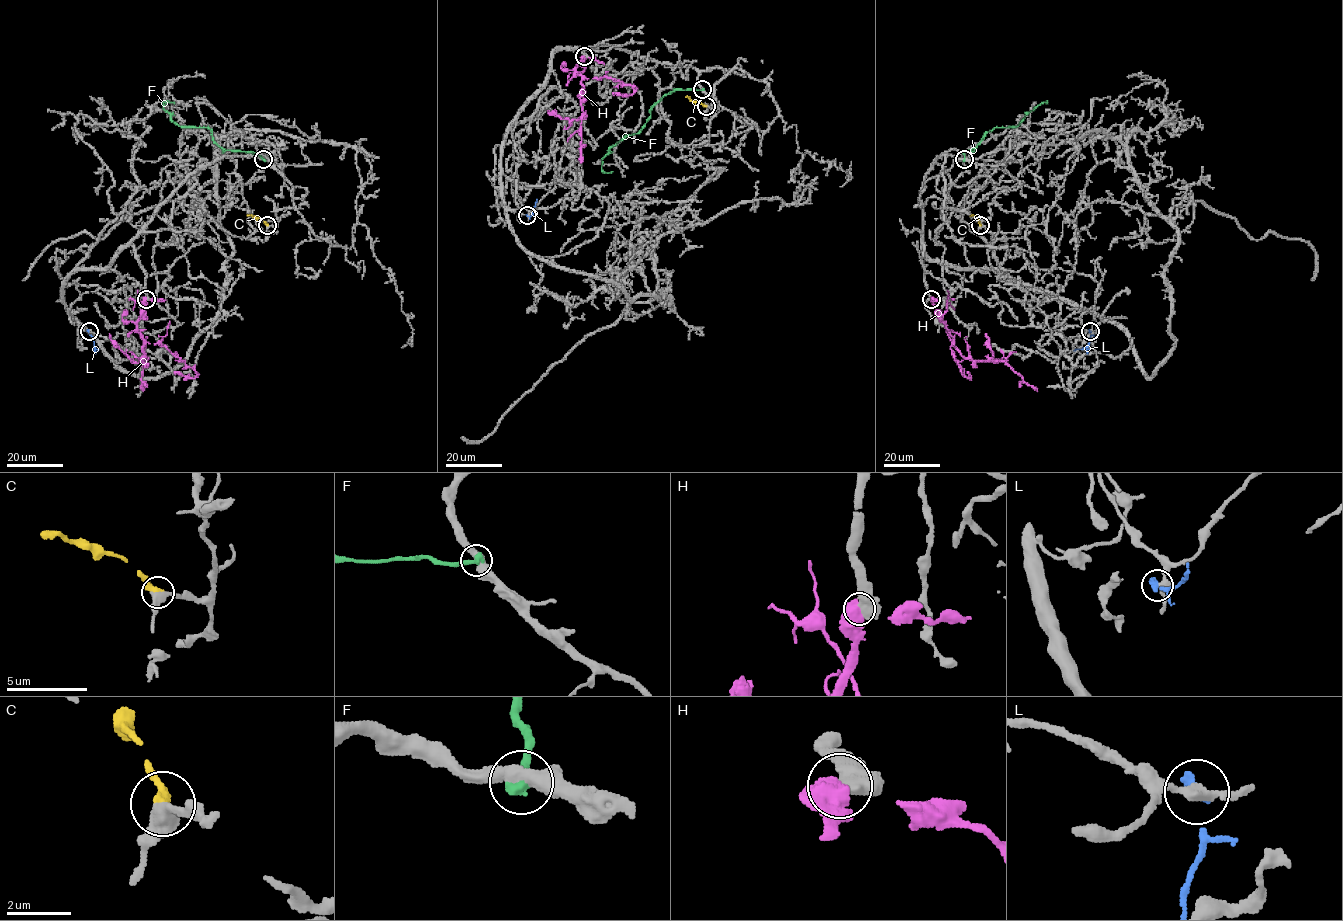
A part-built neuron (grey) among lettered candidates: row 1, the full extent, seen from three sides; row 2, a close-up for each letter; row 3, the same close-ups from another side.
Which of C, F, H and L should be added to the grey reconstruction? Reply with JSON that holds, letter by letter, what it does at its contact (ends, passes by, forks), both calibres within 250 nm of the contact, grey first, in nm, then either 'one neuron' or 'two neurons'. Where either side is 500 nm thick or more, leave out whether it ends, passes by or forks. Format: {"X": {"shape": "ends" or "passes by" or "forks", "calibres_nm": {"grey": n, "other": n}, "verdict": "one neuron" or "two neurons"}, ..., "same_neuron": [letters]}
{"C": {"shape": "ends", "calibres_nm": {"grey": 440, "other": 440}, "verdict": "one neuron"}, "F": {"shape": "ends", "calibres_nm": {"grey": 480, "other": 360}, "verdict": "two neurons"}, "H": {"calibres_nm": {"grey": 500, "other": 700}, "verdict": "two neurons"}, "L": {"shape": "ends", "calibres_nm": {"grey": 320, "other": 320}, "verdict": "two neurons"}, "same_neuron": ["C"]}

